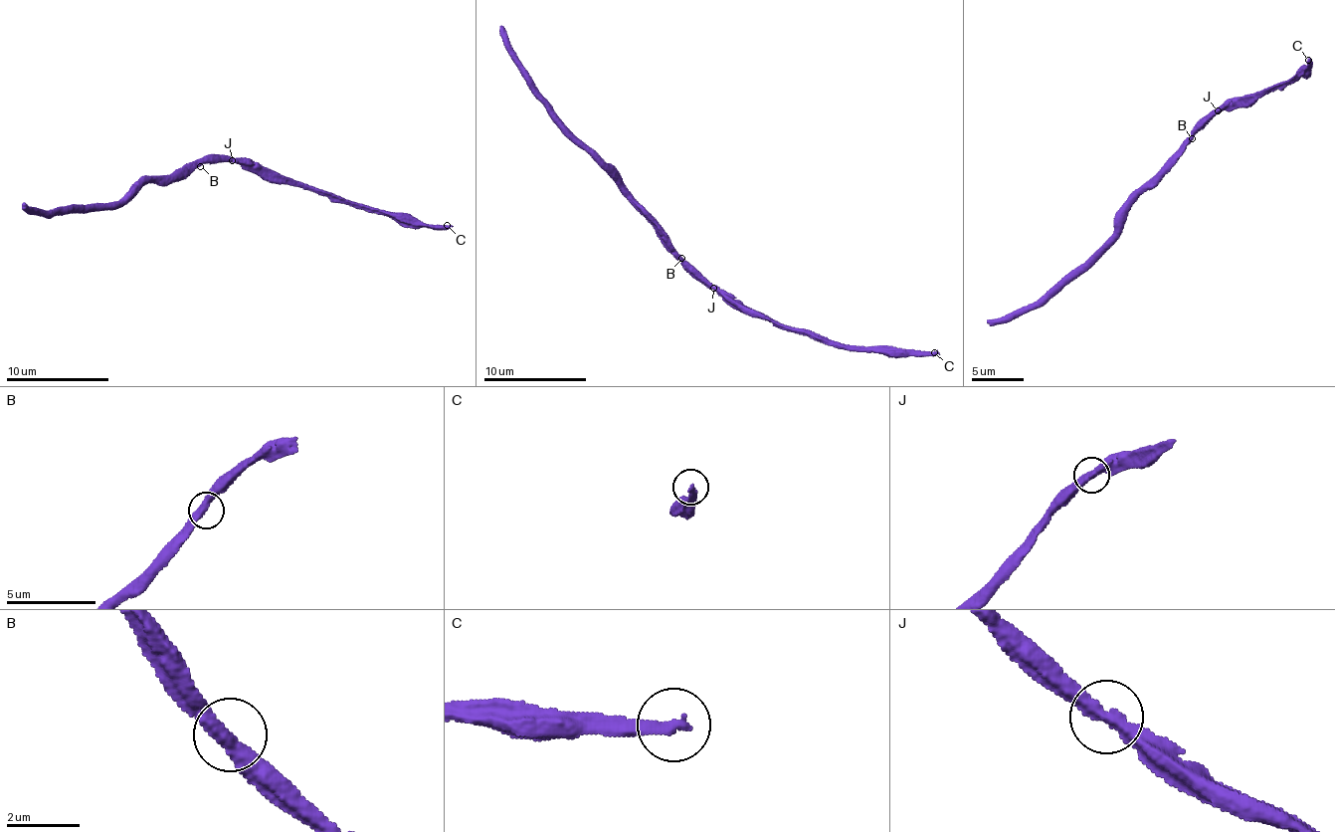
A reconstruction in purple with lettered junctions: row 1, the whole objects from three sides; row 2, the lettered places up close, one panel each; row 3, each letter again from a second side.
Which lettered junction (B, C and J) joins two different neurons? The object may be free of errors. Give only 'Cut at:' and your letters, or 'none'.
Cut at: none

